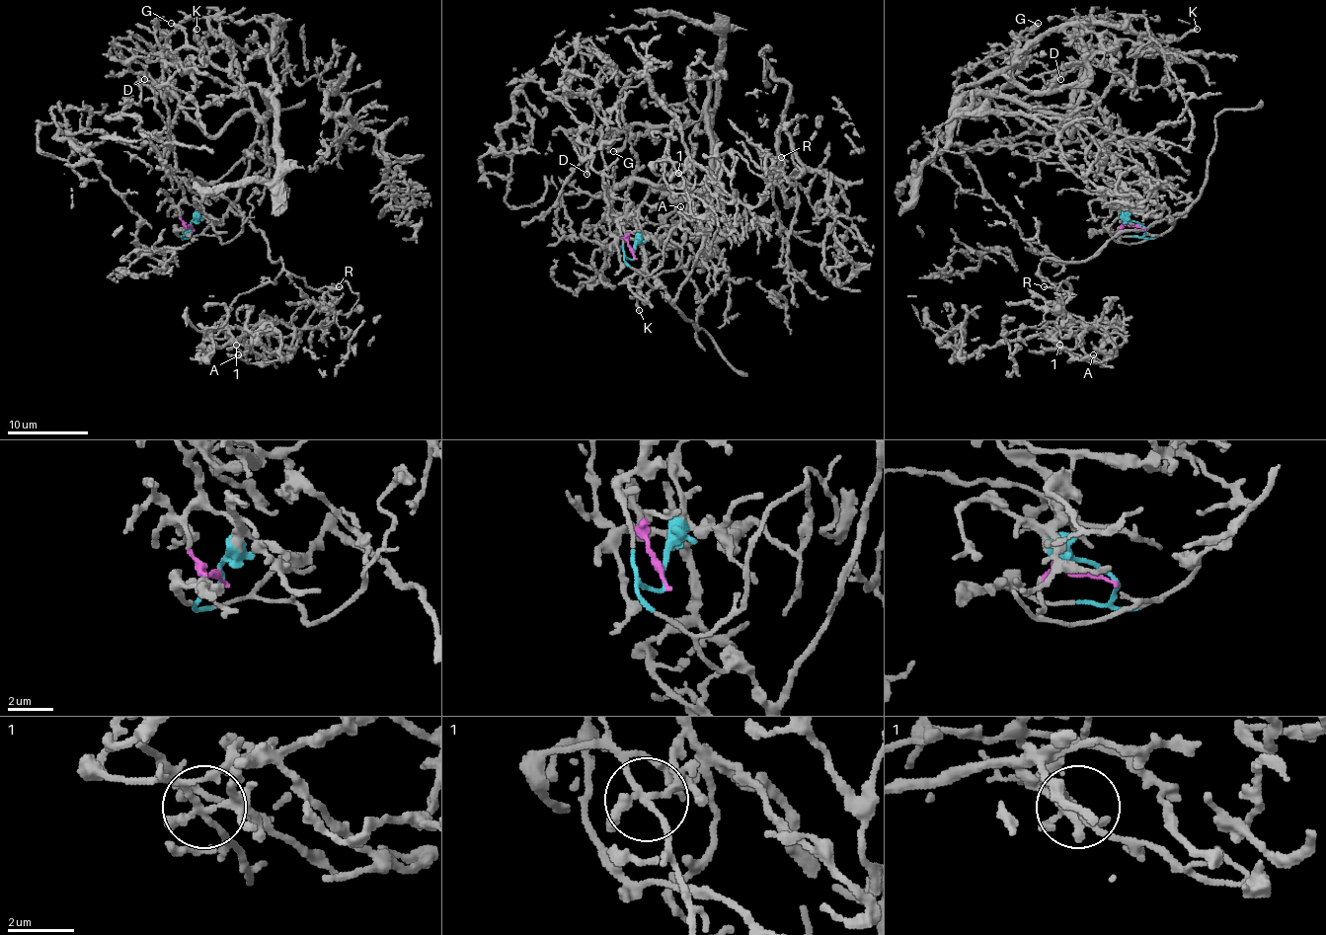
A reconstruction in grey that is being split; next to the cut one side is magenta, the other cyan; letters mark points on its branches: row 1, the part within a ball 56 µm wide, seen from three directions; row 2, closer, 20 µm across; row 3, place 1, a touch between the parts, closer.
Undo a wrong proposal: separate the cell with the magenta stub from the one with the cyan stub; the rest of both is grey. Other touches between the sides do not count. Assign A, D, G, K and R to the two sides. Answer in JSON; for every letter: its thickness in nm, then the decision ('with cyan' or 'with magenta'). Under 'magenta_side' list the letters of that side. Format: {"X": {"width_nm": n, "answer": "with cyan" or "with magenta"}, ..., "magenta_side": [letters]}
{"A": {"width_nm": 140, "answer": "with cyan"}, "D": {"width_nm": 280, "answer": "with magenta"}, "G": {"width_nm": 300, "answer": "with magenta"}, "K": {"width_nm": 240, "answer": "with magenta"}, "R": {"width_nm": 110, "answer": "with cyan"}, "magenta_side": ["D", "G", "K"]}

